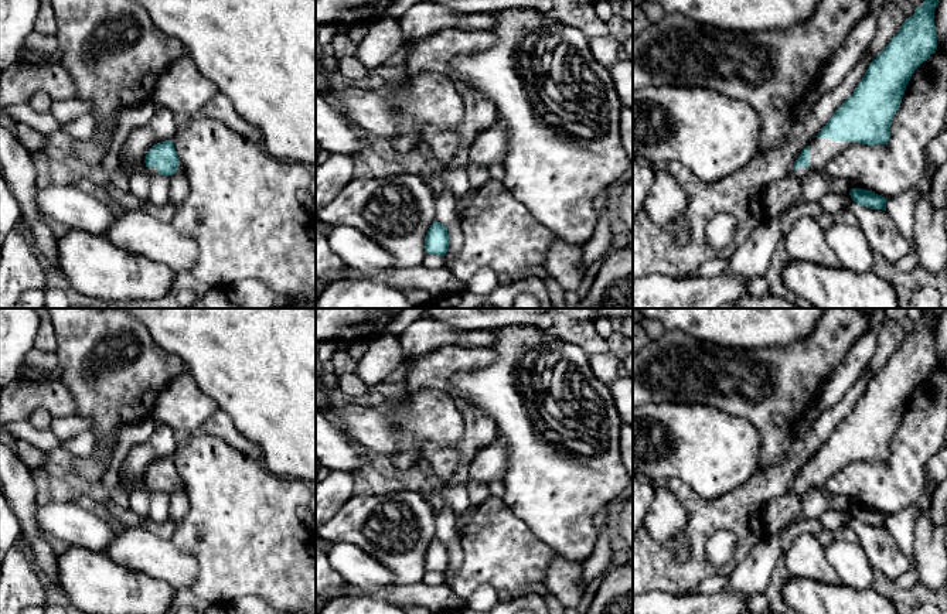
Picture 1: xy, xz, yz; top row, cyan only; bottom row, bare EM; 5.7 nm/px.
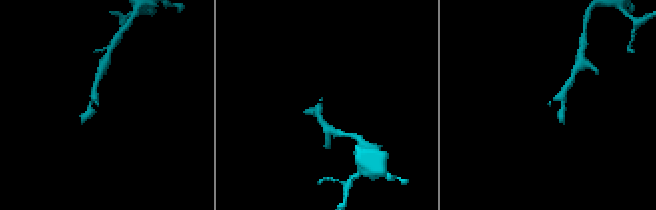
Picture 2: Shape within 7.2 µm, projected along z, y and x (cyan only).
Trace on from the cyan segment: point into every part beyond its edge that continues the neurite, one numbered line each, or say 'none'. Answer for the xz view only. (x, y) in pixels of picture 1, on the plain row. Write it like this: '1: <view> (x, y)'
1: xz (489, 464)

